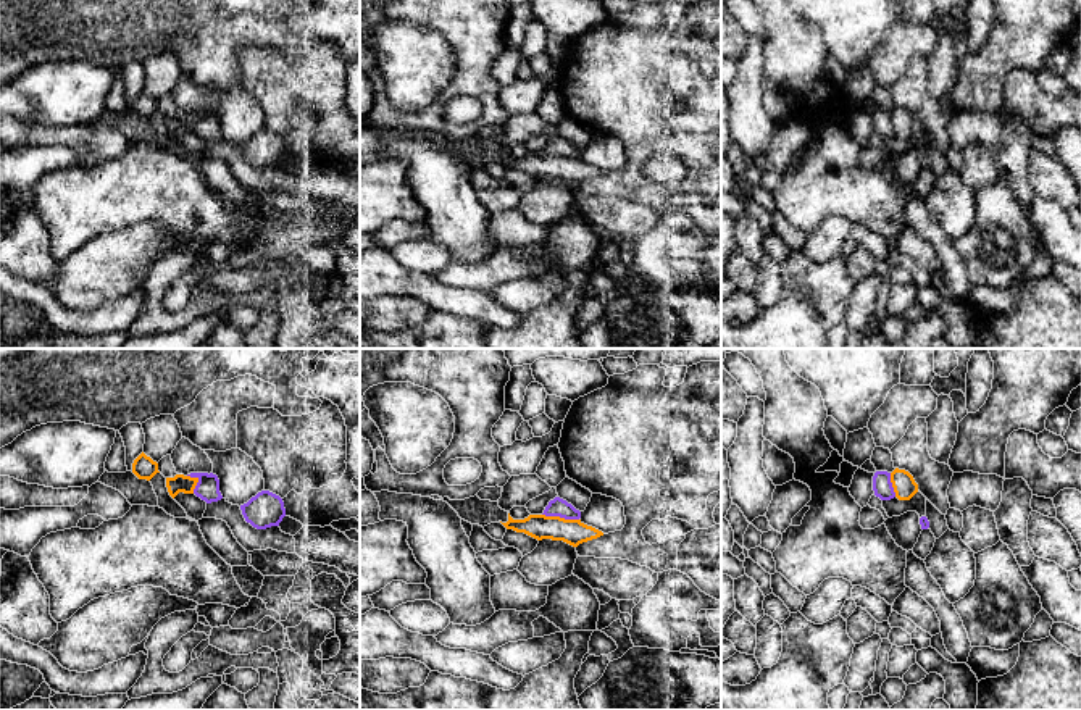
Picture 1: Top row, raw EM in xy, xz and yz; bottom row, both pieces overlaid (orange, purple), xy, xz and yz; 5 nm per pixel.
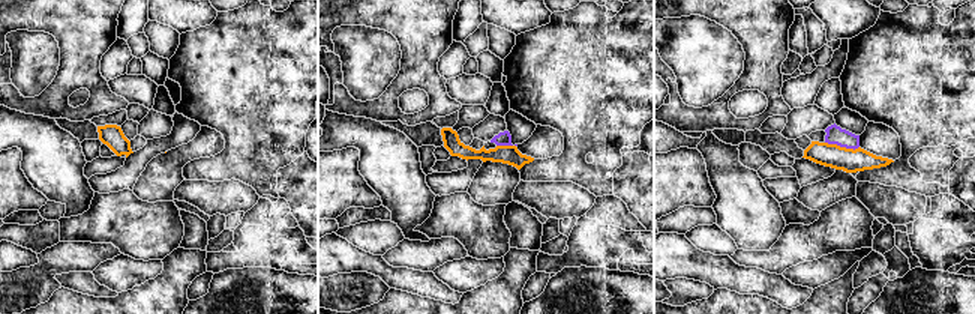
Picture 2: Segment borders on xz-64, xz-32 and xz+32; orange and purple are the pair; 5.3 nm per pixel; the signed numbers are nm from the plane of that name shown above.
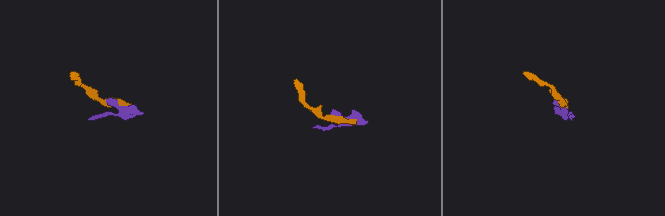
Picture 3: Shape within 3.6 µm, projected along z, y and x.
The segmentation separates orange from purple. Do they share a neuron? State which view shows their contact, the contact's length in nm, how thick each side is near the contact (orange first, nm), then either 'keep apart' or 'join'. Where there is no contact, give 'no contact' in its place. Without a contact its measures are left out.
meets orange in xz; contact 190 nm long; 130 nm thick on the orange side, 90 nm on the other; keep apart

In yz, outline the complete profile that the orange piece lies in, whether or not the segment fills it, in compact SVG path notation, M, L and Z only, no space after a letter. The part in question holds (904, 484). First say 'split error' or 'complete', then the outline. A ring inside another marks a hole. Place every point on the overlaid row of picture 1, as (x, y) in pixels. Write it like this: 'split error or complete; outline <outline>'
complete; outline M895 468L891 473L891 482L899 500L910 500L918 492L918 484L905 470Z

